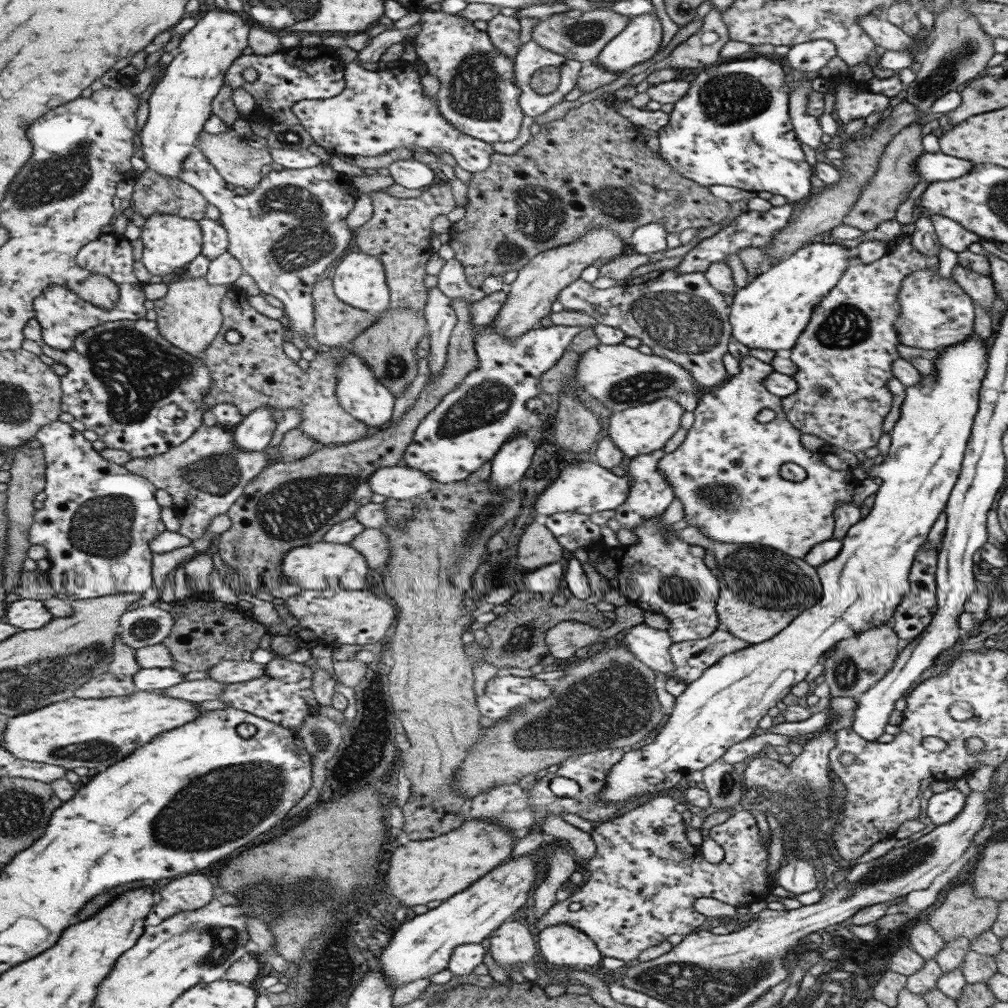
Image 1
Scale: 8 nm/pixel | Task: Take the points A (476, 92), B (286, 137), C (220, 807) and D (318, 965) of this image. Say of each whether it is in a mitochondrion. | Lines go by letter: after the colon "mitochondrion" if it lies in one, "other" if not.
A: mitochondrion
B: mitochondrion
C: mitochondrion
D: mitochondrion

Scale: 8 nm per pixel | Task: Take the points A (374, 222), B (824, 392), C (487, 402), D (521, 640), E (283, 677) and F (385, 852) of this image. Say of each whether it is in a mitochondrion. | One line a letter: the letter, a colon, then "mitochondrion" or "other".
A: other
B: mitochondrion
C: mitochondrion
D: mitochondrion
E: other
F: other

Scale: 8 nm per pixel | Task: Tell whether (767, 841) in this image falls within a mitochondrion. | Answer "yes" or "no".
no

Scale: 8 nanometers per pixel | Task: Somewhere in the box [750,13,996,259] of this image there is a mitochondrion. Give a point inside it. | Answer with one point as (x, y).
(942, 75)

